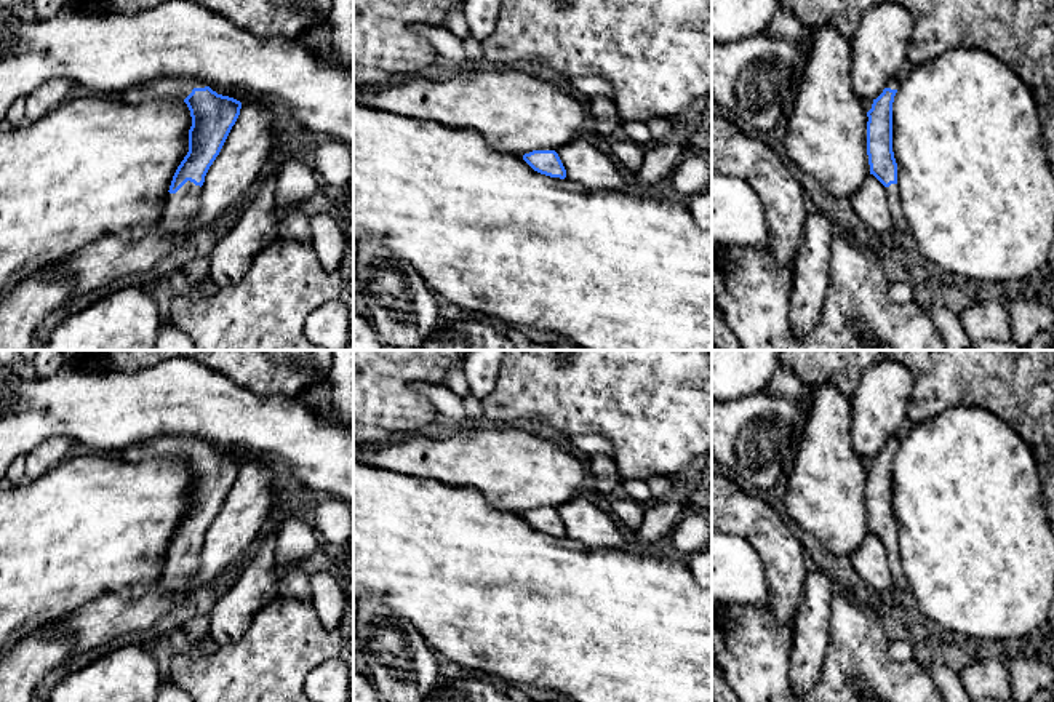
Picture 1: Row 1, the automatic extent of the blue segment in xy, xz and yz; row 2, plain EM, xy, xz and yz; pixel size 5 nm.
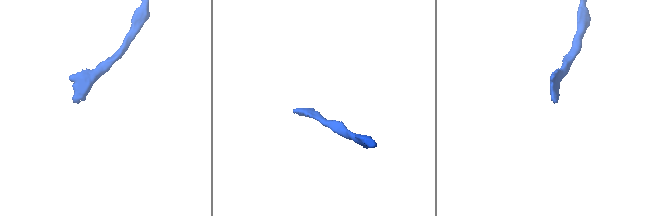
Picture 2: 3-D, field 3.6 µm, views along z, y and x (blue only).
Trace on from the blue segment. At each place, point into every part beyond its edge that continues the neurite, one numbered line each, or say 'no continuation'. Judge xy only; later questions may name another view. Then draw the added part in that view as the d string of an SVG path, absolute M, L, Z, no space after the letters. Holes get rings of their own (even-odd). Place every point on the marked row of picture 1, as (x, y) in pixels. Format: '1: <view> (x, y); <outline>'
1: xy (165, 88); M160 78L146 85L138 85L122 93L123 101L130 104L142 104L149 101L176 101L187 98L194 88L205 88L194 78Z
2: xy (179, 207); M187 181L176 193L168 193L160 235L163 238L194 238L190 217L197 213L200 185Z

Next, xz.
no continuation

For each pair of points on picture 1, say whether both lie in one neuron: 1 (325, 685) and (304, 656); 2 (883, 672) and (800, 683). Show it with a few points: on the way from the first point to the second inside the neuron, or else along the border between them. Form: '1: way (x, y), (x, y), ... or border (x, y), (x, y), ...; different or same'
1: border (336, 656), (320, 662), (303, 685); different
2: border (827, 646), (822, 672), (813, 685); different

